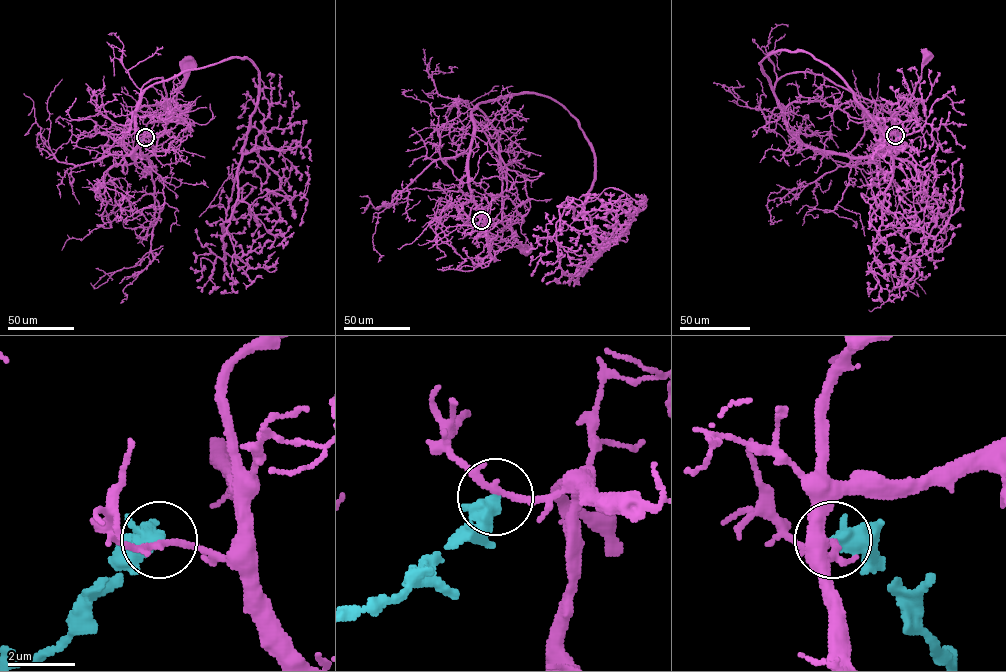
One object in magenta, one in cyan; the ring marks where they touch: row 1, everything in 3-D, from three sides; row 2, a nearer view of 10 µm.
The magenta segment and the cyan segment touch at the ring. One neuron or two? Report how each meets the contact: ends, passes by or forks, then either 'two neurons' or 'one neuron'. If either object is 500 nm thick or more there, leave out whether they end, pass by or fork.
magenta passes by; cyan passes by; two neurons

